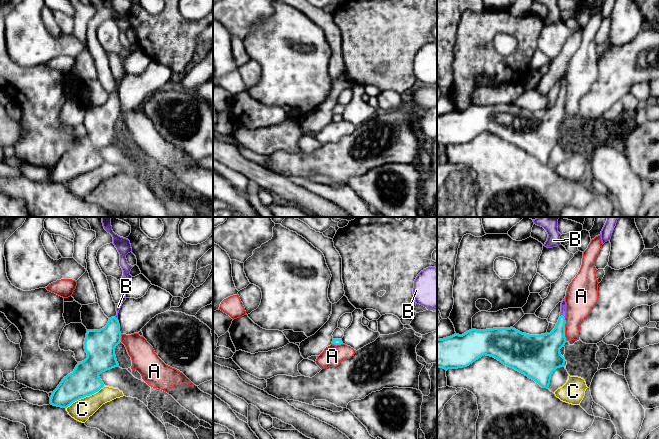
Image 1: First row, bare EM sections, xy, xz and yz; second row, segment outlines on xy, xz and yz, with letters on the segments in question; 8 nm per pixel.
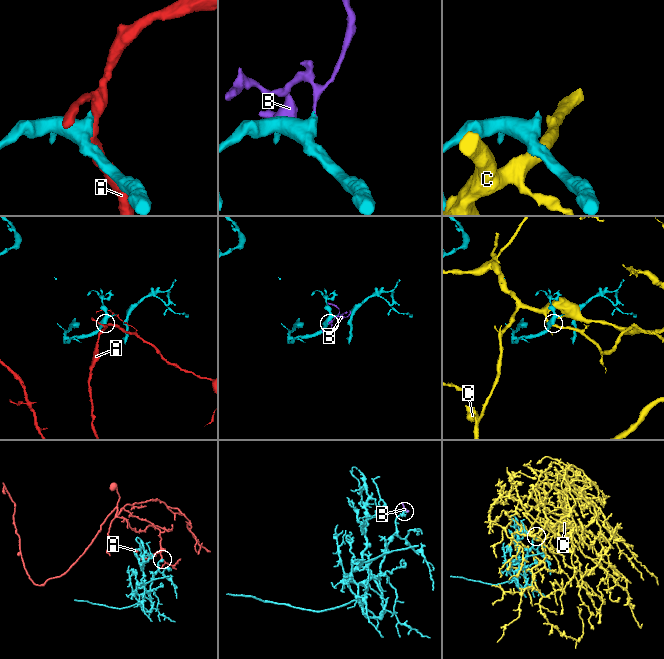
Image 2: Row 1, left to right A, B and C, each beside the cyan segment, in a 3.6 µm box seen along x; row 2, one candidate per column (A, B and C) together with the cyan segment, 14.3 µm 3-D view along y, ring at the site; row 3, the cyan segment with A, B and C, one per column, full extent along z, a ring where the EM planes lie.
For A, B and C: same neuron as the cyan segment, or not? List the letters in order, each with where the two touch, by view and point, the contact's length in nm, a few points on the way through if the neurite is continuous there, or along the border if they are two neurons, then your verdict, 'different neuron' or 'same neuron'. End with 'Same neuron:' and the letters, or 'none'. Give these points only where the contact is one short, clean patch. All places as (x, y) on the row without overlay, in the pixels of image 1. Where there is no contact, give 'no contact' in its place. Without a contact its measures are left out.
A: yz (564, 105) | 180 nm | along yz (564, 94), (566, 115) | different neuron
B: yz (562, 91) | 50 nm | across yz (550, 119), (557, 112), (562, 91), (563, 81) | same neuron
C: xy (85, 172) | 360 nm | along xy (104, 161), (97, 167), (73, 177), (66, 184) | different neuron
Same neuron: B

